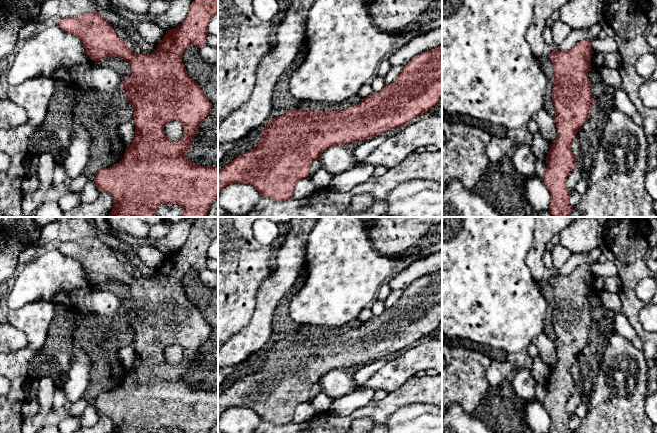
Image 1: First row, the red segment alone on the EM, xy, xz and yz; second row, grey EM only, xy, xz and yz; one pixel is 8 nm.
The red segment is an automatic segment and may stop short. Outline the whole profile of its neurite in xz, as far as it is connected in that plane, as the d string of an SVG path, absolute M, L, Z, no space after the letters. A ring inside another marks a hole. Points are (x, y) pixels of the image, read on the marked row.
M442 46L415 56L398 77L360 103L339 111L293 109L270 119L258 146L236 157L218 171L218 197L232 183L252 185L261 196L283 201L293 198L296 183L308 177L312 161L331 146L358 143L407 124L442 98Z

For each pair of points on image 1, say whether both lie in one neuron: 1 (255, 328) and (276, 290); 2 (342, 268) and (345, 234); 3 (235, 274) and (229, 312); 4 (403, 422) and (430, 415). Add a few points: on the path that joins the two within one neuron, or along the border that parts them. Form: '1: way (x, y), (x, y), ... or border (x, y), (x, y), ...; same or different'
1: way (262, 319), (269, 299); same
2: way (344, 260), (344, 242); same
3: way (229, 283), (229, 303); same
4: way (410, 422), (423, 422); same

